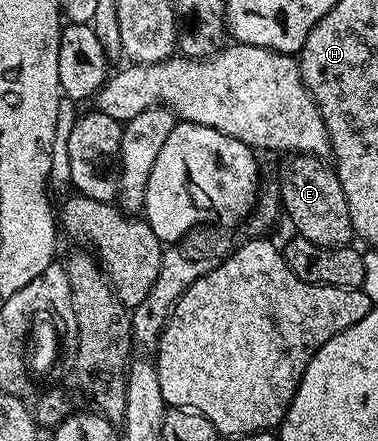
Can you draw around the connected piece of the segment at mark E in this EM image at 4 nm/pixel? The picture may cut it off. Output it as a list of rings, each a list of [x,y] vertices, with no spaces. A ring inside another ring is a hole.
[[[291,154],[285,159],[282,166],[282,175],[278,178],[277,191],[280,193],[280,206],[290,217],[294,225],[293,233],[297,237],[308,240],[317,246],[332,248],[333,246],[349,246],[355,241],[356,235],[352,228],[352,216],[348,212],[348,200],[344,196],[344,188],[340,184],[337,173],[325,166],[321,157],[313,154]]]

